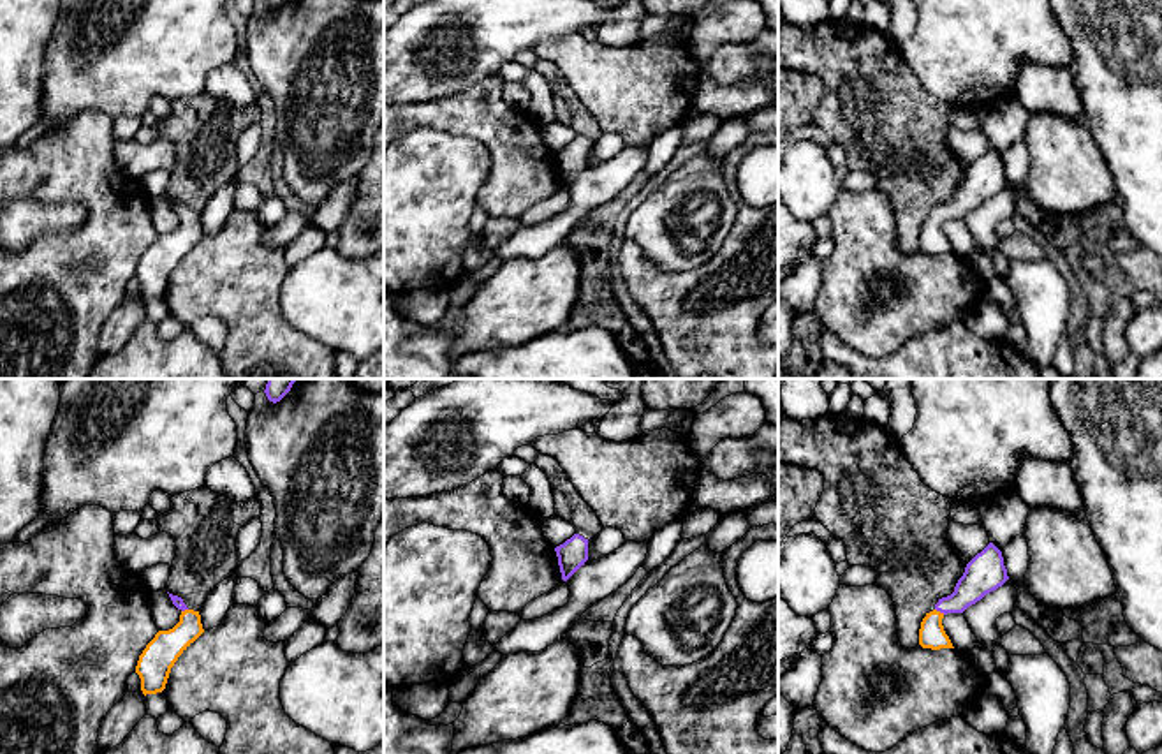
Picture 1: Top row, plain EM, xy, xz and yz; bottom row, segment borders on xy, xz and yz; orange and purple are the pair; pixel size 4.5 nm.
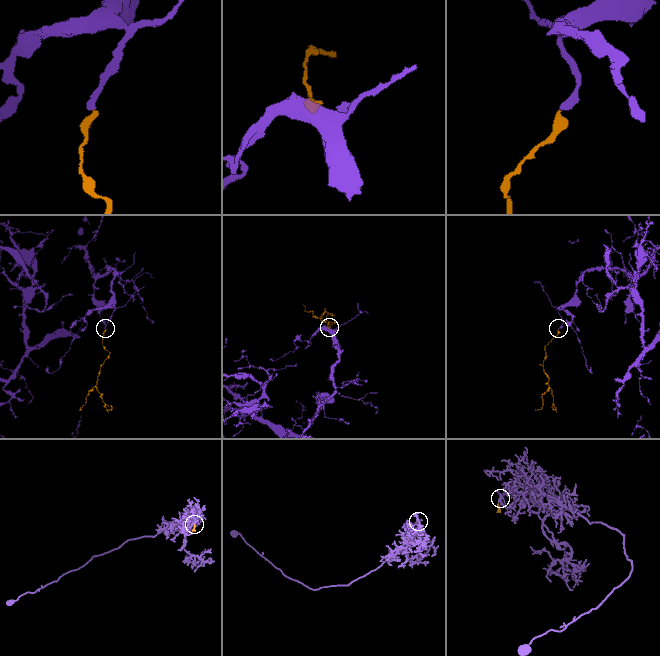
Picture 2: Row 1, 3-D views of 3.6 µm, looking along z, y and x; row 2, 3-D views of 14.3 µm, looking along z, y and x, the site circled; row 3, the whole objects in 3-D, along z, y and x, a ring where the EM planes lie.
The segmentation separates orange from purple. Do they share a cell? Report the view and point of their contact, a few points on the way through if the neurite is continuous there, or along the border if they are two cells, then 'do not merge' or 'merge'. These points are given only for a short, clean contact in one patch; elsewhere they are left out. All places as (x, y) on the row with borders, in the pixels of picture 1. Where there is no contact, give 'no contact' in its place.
contact yz (939, 612); way yz (932, 635), (932, 620), (939, 612), (981, 576); merge

